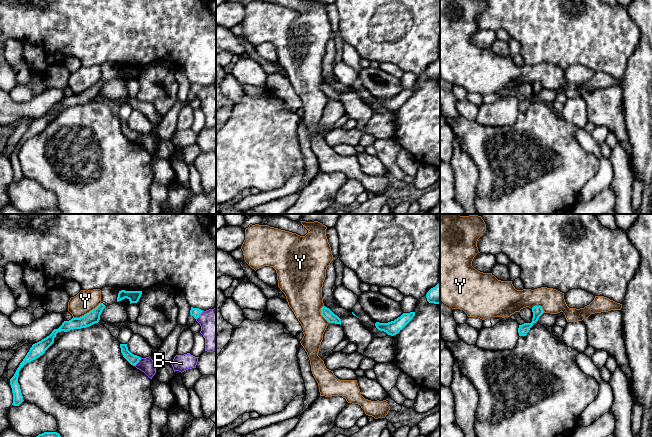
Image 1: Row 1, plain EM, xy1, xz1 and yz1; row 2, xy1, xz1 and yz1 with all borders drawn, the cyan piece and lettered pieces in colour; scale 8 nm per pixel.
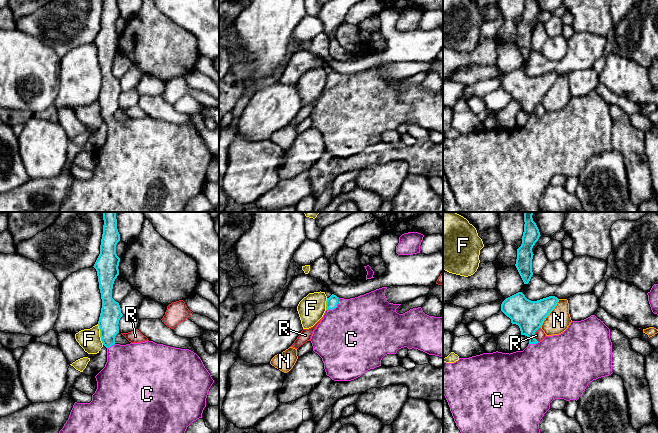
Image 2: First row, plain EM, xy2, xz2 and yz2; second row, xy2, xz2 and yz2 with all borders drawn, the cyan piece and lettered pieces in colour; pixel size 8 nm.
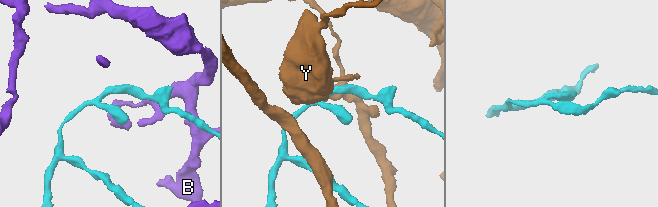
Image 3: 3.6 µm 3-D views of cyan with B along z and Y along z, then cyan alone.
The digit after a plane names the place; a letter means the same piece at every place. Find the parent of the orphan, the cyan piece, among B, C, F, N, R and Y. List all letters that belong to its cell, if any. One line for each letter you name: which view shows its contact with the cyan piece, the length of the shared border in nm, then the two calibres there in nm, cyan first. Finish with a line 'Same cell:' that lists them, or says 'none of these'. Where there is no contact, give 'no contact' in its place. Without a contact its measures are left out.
C: xz2 | 150 nm | 90/500 nm
Same cell: C

